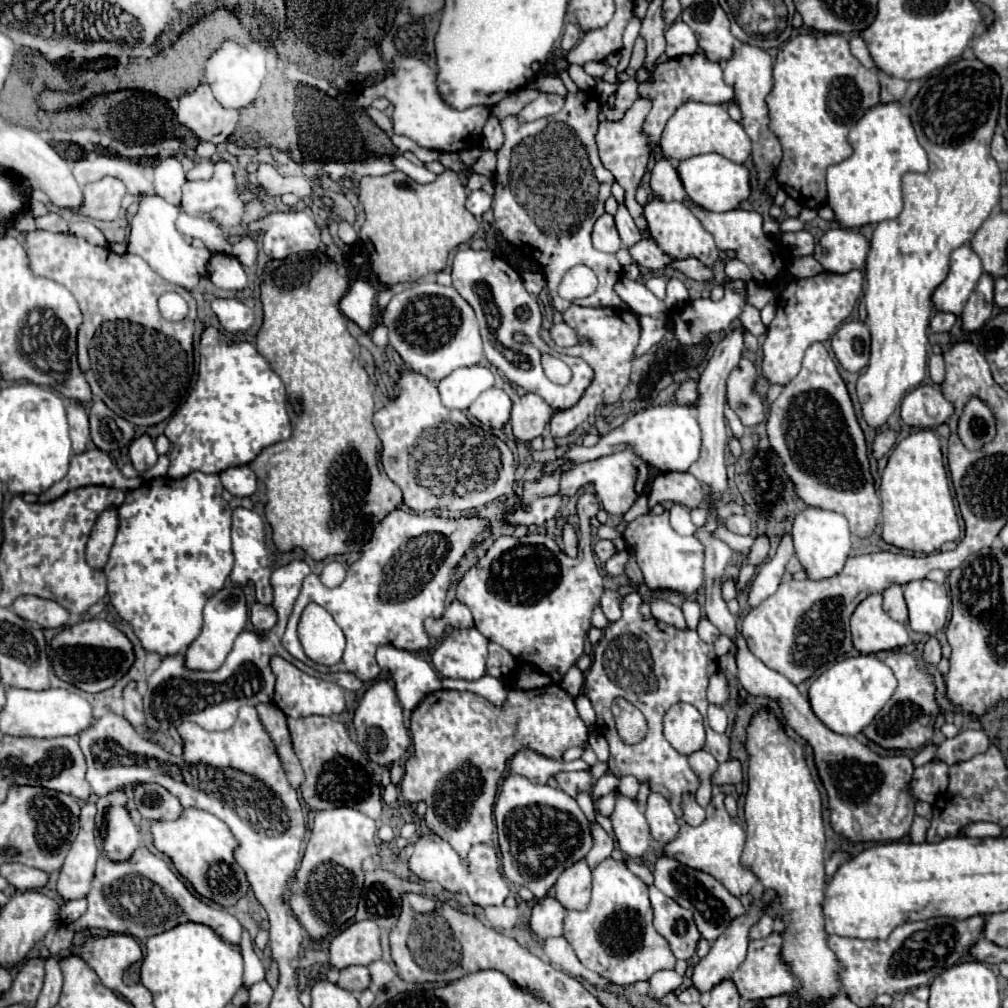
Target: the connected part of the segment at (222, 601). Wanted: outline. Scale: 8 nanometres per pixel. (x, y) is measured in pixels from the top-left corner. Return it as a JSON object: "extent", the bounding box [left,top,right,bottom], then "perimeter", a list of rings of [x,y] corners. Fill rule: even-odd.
{"extent":[186,583,248,671],"perimeter":[[[228,583],[224,589],[214,593],[206,607],[204,607],[204,627],[202,633],[196,637],[196,641],[188,647],[186,651],[186,665],[190,669],[200,669],[200,671],[216,671],[228,653],[232,651],[234,639],[244,631],[248,623],[248,607],[246,607],[246,597],[240,585]]]}

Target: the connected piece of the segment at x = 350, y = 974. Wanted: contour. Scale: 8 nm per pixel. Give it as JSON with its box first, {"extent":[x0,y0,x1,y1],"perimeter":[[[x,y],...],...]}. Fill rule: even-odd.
{"extent":[338,967,370,993],"perimeter":[[[346,967],[346,969],[342,969],[338,985],[352,991],[352,993],[360,993],[360,991],[368,989],[370,987],[368,967]]]}

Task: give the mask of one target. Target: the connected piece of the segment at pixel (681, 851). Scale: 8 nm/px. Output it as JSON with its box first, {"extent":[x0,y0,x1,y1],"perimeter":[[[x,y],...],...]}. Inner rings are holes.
{"extent":[664,793,758,897],"perimeter":[[[718,793],[712,797],[708,809],[706,809],[706,819],[702,825],[698,827],[690,827],[690,825],[682,825],[680,833],[674,841],[670,841],[664,847],[664,853],[668,857],[678,859],[680,863],[692,867],[692,869],[700,869],[708,875],[712,875],[714,879],[718,879],[734,897],[746,895],[750,893],[750,889],[758,883],[758,877],[754,875],[754,871],[750,867],[742,865],[742,849],[746,843],[746,833],[744,829],[726,813],[724,803],[722,803],[724,795]]]}

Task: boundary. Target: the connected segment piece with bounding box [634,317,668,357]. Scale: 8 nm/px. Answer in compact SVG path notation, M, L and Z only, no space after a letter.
M642 317L640 327L642 327L642 335L640 335L640 343L634 351L634 357L642 357L644 353L648 353L652 349L652 345L662 341L662 337L668 333L668 319Z

